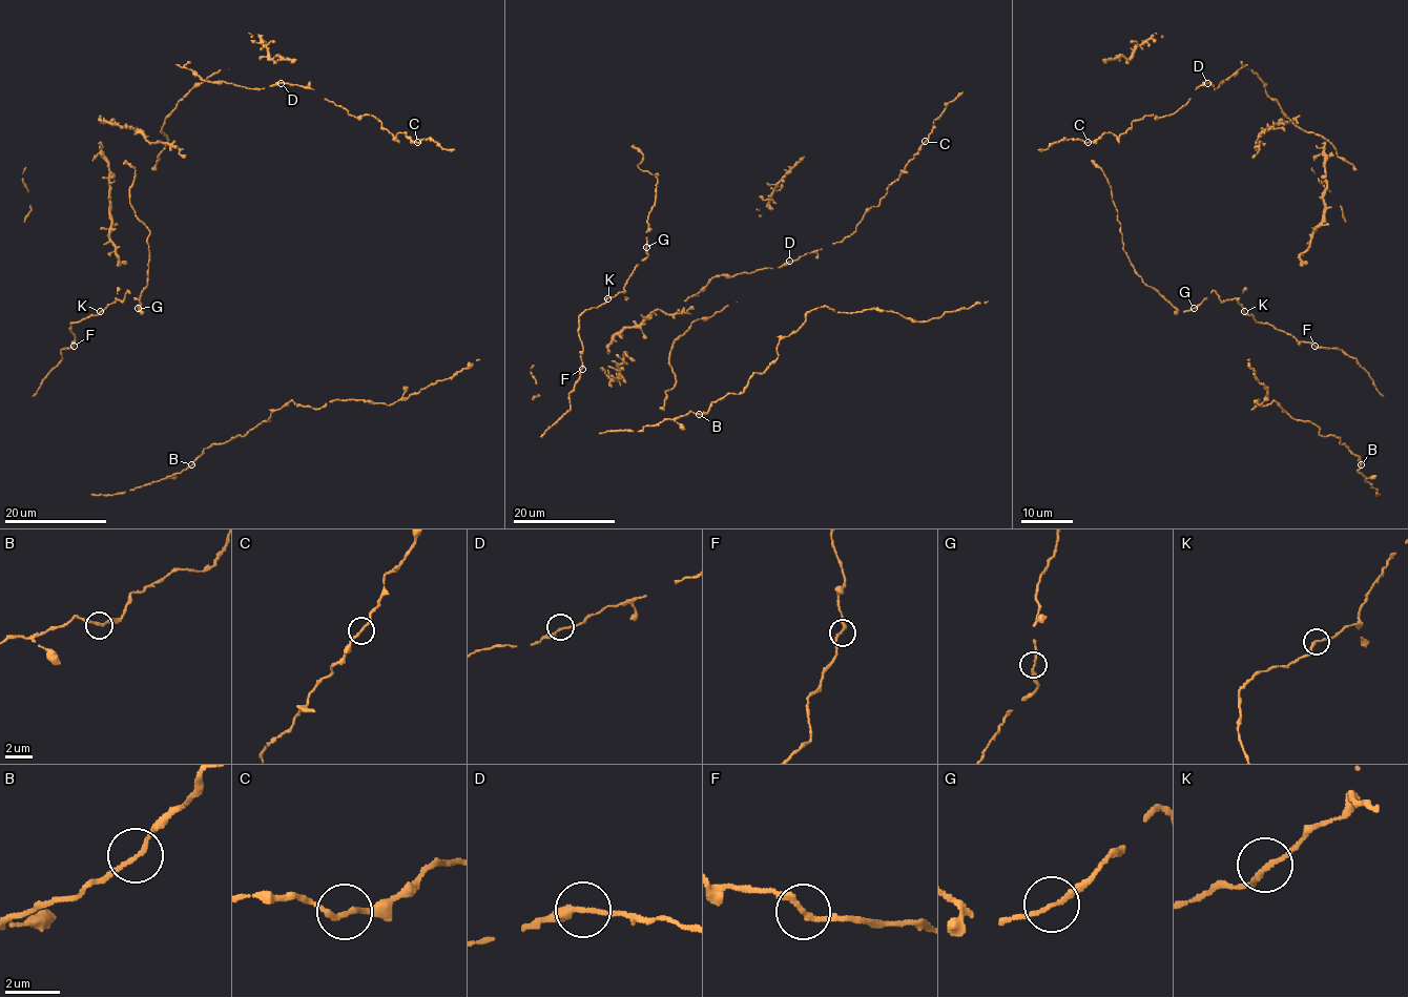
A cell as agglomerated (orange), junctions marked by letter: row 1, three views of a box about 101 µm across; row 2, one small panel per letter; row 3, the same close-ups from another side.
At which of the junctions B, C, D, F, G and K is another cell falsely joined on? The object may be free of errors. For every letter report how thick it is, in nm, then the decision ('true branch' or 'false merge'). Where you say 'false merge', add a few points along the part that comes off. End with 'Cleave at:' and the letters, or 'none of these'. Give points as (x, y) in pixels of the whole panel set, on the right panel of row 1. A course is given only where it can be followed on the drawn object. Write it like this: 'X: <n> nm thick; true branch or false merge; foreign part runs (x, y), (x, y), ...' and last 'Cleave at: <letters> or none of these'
B: 170 nm thick; true branch
C: 180 nm thick; true branch
D: 240 nm thick; true branch
F: 180 nm thick; true branch
G: 180 nm thick; true branch
K: 170 nm thick; true branch
Cleave at: none of these

